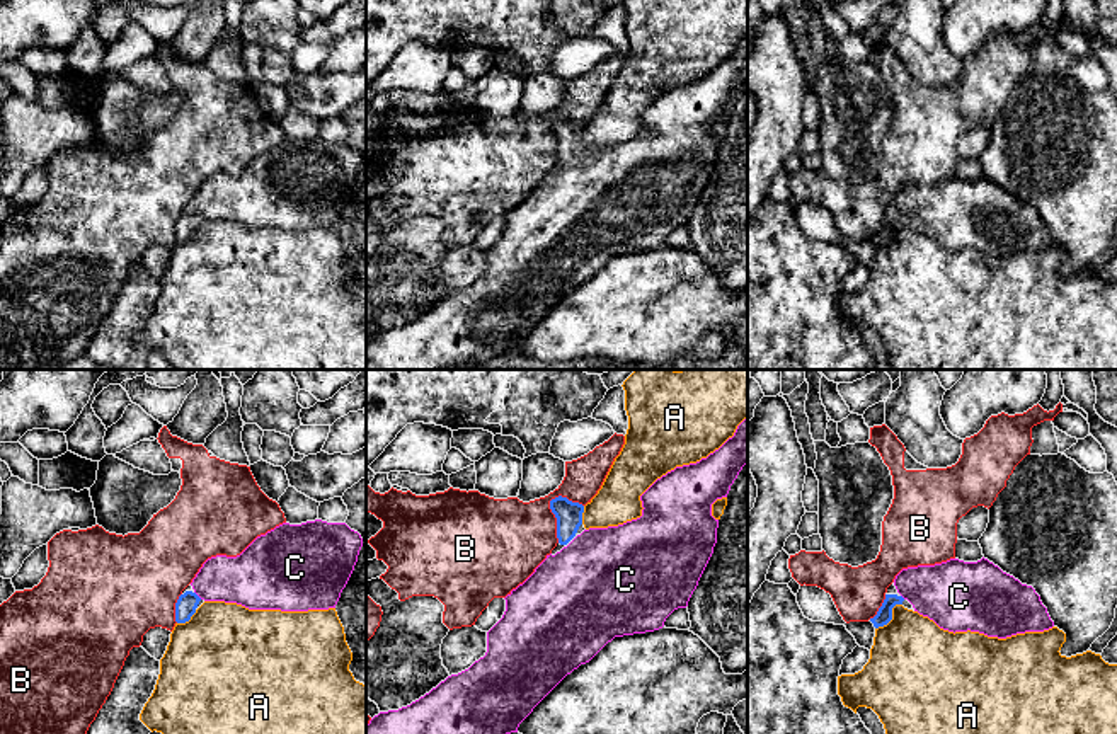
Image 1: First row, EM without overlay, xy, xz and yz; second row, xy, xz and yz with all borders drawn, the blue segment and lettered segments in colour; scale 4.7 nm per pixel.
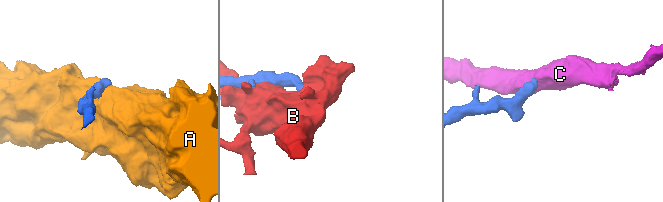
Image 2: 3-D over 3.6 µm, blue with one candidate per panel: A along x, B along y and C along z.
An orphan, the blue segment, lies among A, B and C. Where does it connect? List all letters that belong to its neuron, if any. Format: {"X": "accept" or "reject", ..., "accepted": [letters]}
{"A": "reject", "B": "reject", "C": "accept", "accepted": ["C"]}

